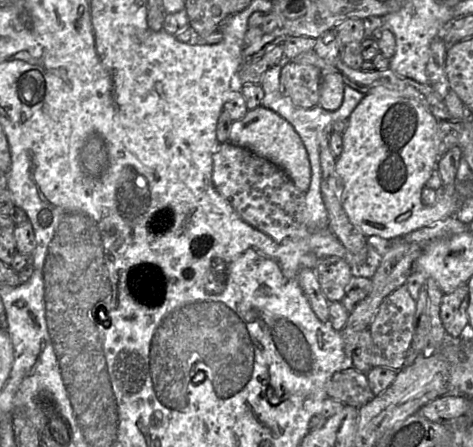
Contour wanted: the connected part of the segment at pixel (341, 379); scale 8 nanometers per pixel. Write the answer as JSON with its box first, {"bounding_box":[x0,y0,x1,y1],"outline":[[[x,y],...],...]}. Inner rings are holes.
{"bounding_box":[327,366,374,408],"outline":[[[354,366],[337,371],[332,375],[327,384],[327,395],[345,405],[357,408],[374,397],[374,393],[369,387],[367,374],[358,371]]]}

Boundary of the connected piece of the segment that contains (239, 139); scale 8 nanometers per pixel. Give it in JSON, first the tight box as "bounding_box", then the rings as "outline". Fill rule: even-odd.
{"bounding_box":[229,105,311,192],"outline":[[[262,105],[248,110],[242,119],[233,121],[229,142],[246,148],[281,168],[301,192],[308,190],[311,170],[305,146],[292,125],[273,110]]]}

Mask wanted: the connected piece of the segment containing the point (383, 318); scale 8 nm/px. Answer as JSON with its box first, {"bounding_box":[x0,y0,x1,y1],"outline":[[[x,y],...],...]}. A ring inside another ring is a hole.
{"bounding_box":[369,285,416,372],"outline":[[[405,285],[400,286],[384,298],[369,327],[372,337],[371,365],[373,367],[385,366],[396,372],[403,369],[413,340],[415,312],[416,301],[411,297]]]}

